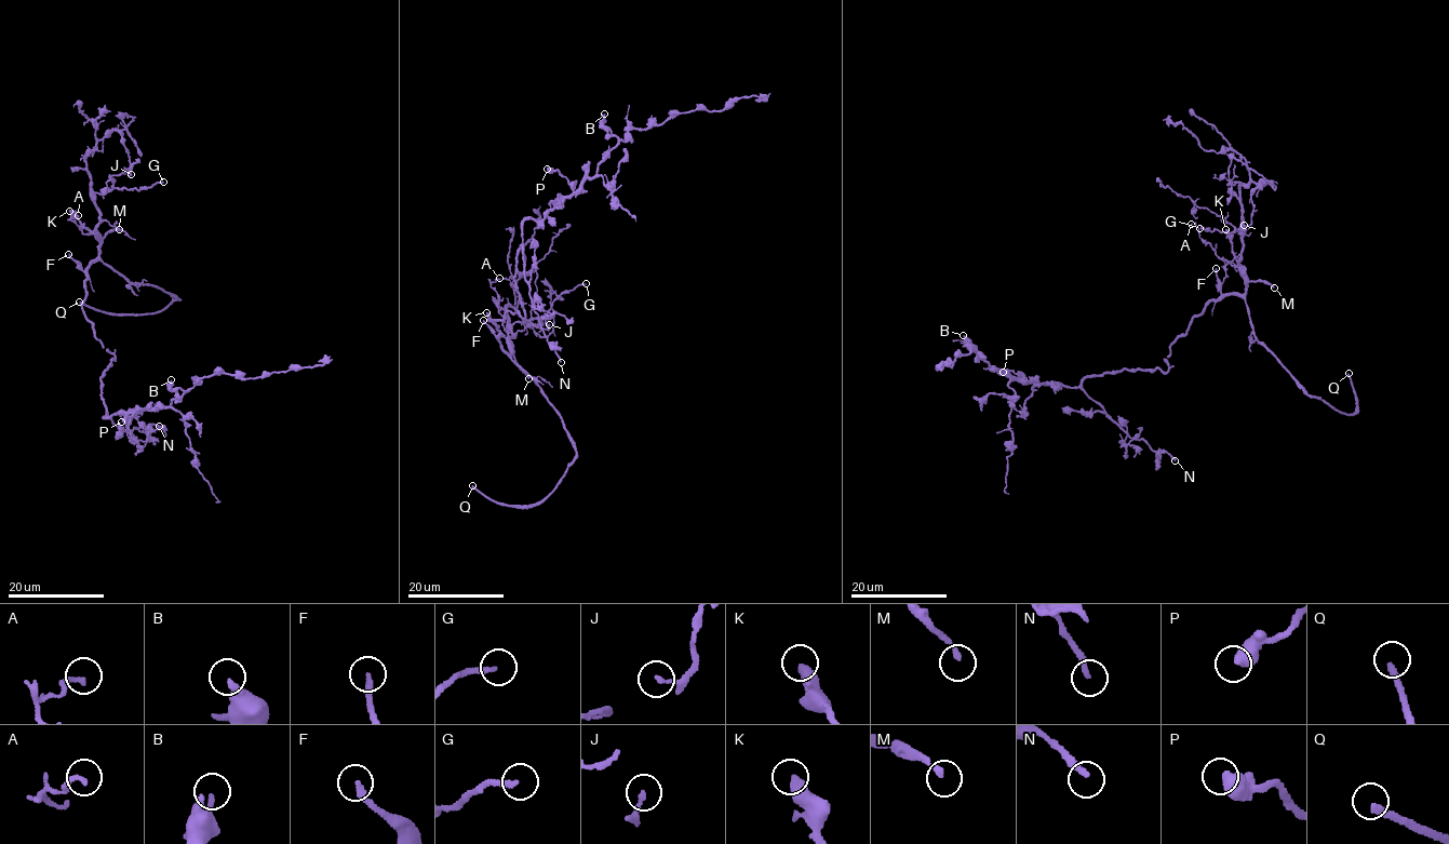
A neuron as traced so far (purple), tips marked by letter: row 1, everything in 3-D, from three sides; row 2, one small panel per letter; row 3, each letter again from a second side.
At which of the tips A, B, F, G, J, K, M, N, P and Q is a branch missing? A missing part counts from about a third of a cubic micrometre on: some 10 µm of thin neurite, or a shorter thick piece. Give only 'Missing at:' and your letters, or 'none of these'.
Missing at: G, K, M, Q

